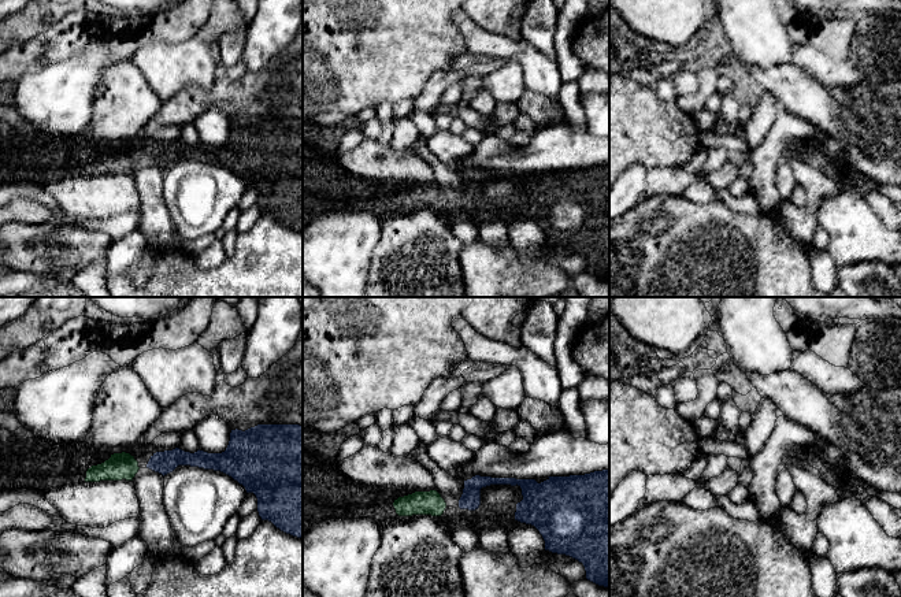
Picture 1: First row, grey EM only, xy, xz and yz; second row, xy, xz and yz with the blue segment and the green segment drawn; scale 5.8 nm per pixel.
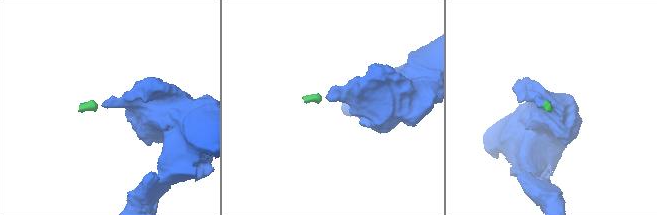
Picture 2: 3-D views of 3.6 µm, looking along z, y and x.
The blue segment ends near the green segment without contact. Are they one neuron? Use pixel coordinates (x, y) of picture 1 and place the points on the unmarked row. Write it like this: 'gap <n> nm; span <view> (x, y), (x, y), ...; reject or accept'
gap 50 nm; span xy (147, 160), (138, 160); accept

